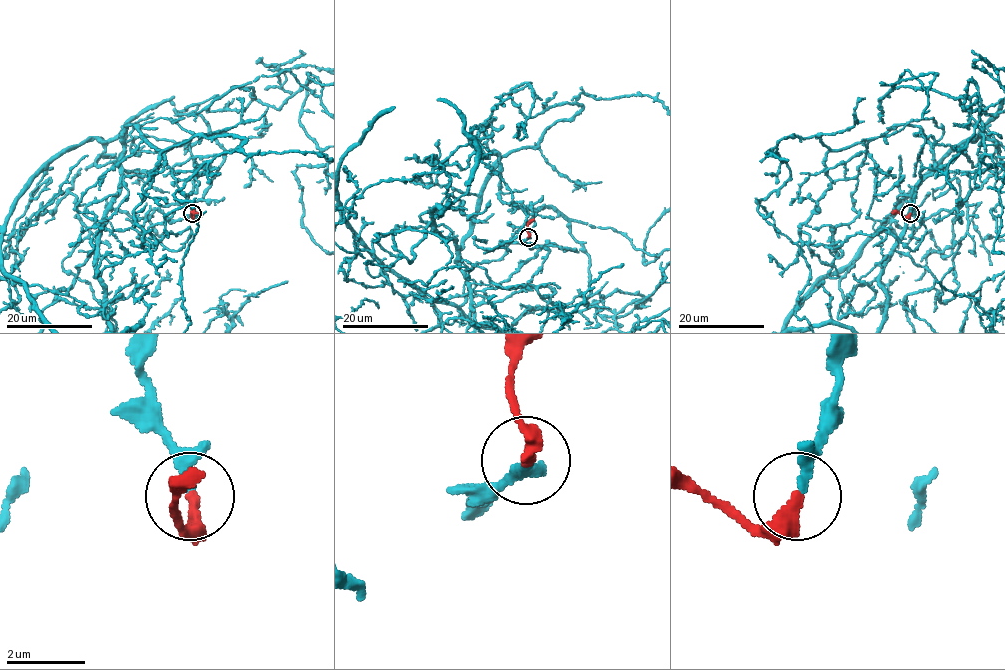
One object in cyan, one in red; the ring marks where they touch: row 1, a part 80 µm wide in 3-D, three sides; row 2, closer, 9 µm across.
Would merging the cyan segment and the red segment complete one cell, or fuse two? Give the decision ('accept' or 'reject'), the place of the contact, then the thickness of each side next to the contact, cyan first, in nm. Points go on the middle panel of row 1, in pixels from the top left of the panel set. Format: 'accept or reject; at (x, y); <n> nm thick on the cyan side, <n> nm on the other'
accept; at (528, 237); 220 nm thick on the cyan side, 320 nm on the other

